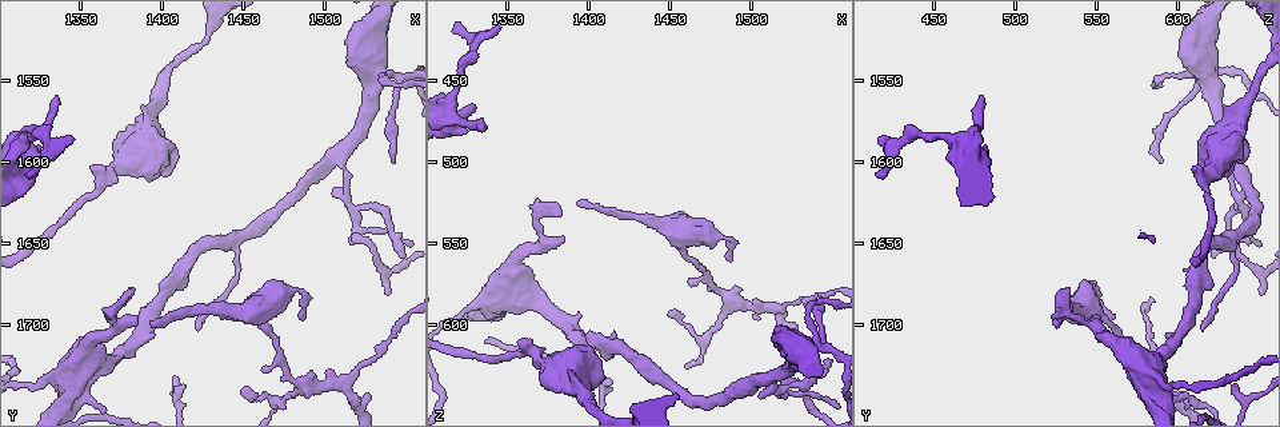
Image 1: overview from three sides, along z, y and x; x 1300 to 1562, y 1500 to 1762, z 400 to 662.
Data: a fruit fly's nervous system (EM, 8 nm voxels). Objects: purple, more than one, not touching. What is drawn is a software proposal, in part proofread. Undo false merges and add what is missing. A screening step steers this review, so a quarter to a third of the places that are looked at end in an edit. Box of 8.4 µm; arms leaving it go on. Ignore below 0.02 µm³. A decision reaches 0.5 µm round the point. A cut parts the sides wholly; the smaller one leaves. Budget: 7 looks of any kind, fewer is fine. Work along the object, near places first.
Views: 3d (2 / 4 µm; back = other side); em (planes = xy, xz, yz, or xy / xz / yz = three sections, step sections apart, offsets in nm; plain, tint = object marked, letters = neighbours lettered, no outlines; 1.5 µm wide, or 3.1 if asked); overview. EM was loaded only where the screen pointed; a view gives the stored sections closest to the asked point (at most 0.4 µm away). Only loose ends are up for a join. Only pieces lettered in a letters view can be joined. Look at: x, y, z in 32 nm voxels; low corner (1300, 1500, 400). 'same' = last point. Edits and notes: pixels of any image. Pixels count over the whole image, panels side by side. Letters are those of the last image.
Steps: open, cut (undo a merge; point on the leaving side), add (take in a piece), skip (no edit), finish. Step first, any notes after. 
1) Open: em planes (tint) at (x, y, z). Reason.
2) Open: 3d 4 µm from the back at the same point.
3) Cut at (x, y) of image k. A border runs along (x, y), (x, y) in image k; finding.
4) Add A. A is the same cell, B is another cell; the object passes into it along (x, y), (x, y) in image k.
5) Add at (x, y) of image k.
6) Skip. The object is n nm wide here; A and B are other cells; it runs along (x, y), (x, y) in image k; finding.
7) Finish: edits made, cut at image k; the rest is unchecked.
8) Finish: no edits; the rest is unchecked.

Open: em planes (letters) at (1370, 1606, 622). Calibre changes.

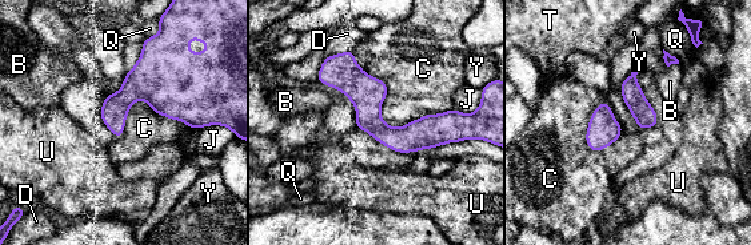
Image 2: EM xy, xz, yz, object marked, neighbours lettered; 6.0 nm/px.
Skip. B, C, D, J, Q, T, U and Y are other cells; it runs along (320, 76), (340, 76), (387, 135), (464, 128) in image 2; one neuron here.

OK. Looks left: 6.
Open: 3d 2 µm at (1504, 1594, 634). Three-way junction.

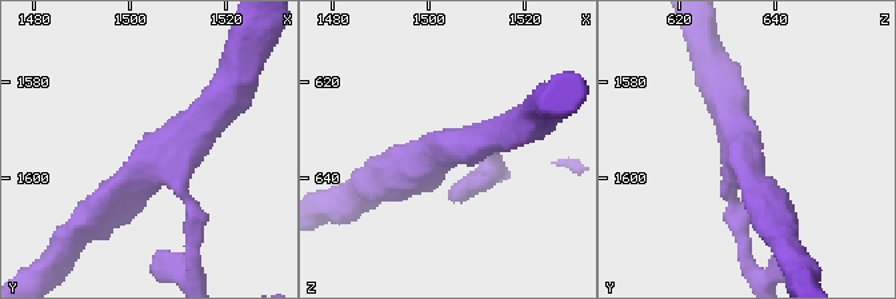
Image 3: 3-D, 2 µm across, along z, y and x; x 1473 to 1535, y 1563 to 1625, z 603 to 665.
Open: em xz step 4 (letters) at (1506, 1595, 633). 3 arms meet here; now the EM.

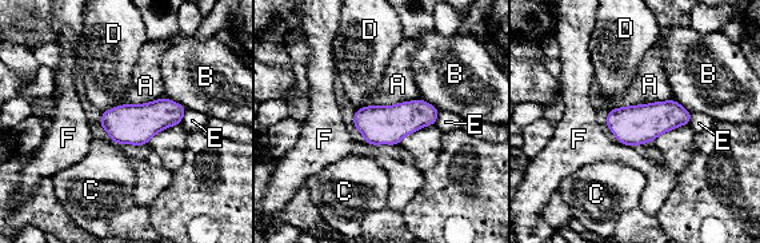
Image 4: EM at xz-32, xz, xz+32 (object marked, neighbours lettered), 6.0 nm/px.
Skip. A, B, C, D, E and F are other cells; a border runs along (671, 98), (610, 110) in image 4; continuous, no second neuron.

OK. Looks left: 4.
Open: 3d 4 µm at (1360, 1708, 556). Abrupt turn.

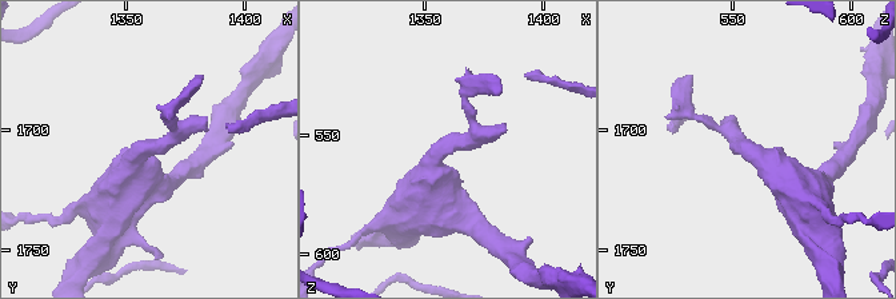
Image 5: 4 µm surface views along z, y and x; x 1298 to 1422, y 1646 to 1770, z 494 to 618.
Open: em planes (letters) at (1360, 1708, 555). Shape alone is not enough.

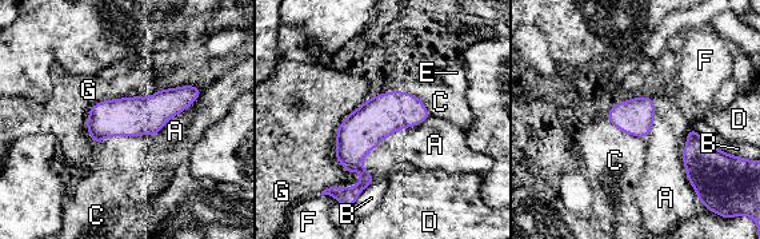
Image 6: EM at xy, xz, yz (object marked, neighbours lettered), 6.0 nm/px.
Skip. A, B, C, D, E, F and G are other cells; a border runs along (384, 91), (414, 94), (431, 115) in image 6; continuous, no second neuron.

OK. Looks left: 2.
Finish: no edits; the rest is unchecked.

